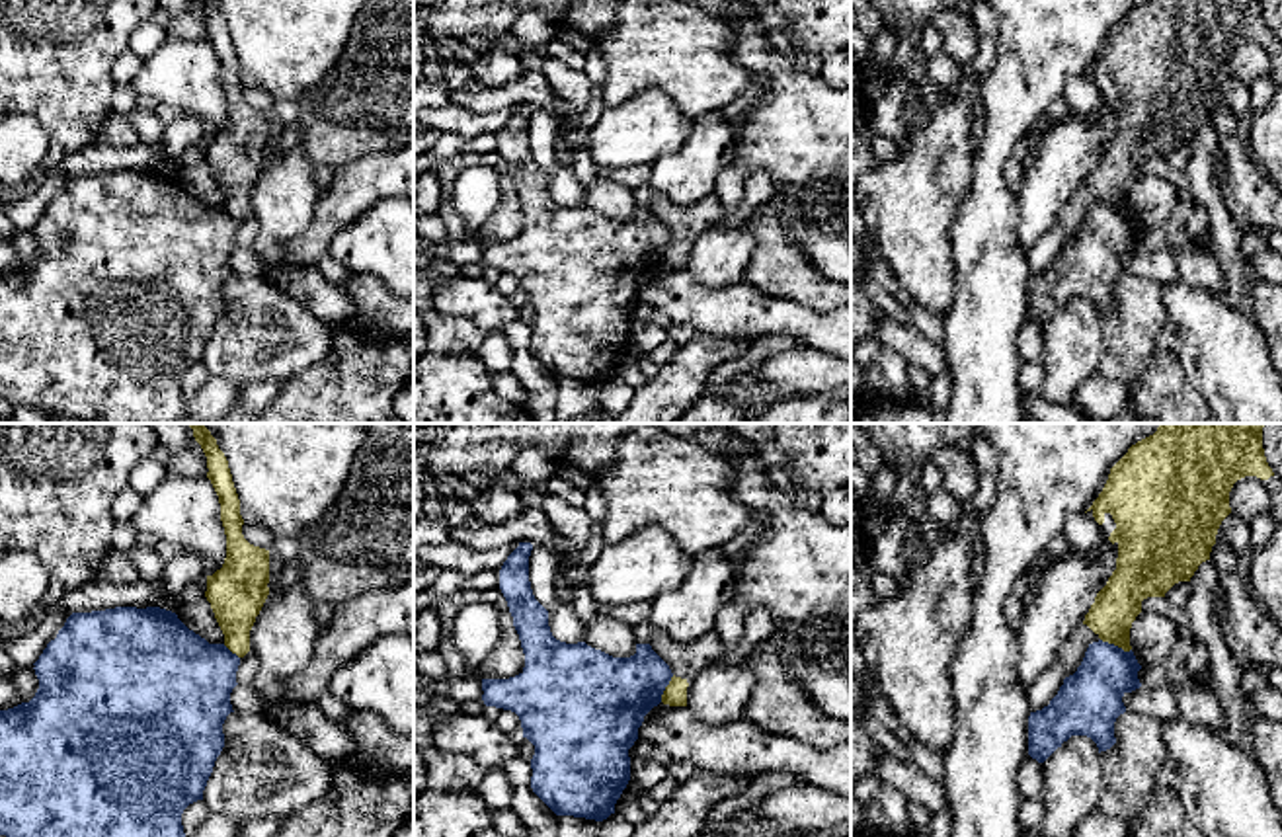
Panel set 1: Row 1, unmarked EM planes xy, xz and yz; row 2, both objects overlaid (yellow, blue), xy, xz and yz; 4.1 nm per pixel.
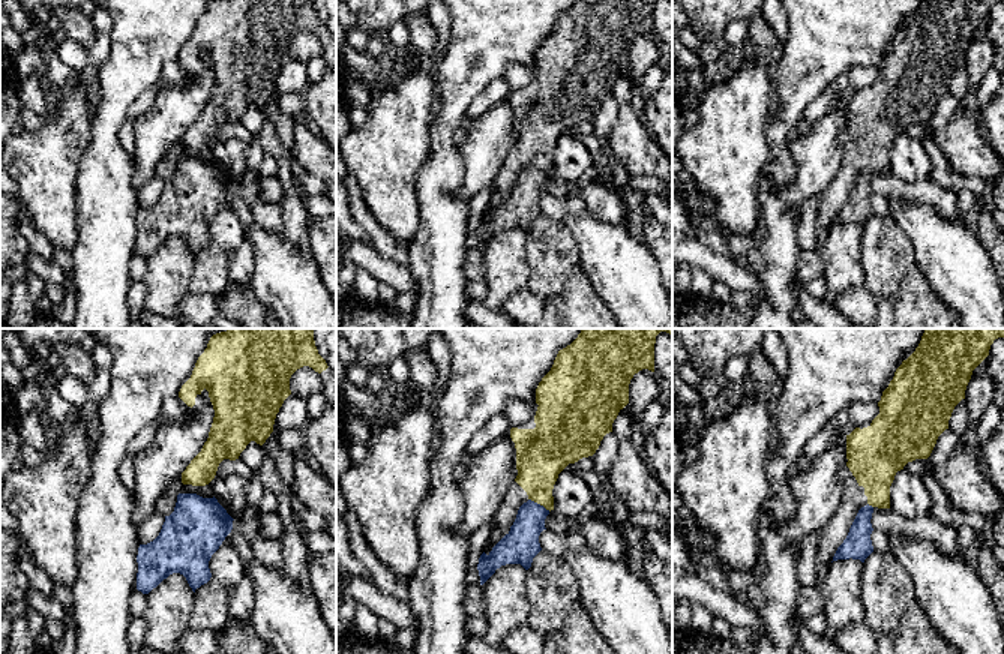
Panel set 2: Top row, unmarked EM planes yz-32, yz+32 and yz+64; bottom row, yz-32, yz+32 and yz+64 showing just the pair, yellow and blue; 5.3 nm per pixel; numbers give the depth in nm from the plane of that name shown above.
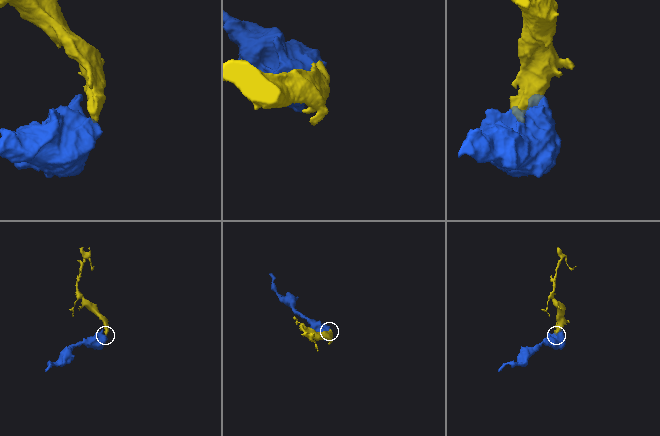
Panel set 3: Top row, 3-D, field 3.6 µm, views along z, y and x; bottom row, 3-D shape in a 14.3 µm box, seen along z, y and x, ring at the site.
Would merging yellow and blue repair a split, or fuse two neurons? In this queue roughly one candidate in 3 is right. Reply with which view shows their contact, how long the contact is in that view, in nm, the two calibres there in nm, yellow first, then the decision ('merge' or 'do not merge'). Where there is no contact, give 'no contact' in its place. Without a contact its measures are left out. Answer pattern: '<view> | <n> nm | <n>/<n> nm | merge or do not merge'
yz | 140 nm | 190/260 nm | do not merge

